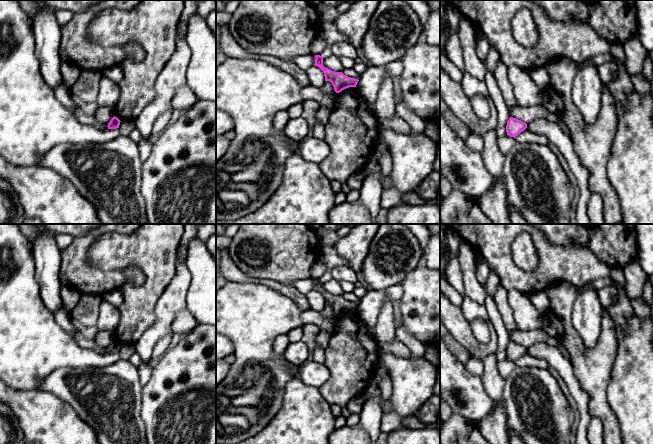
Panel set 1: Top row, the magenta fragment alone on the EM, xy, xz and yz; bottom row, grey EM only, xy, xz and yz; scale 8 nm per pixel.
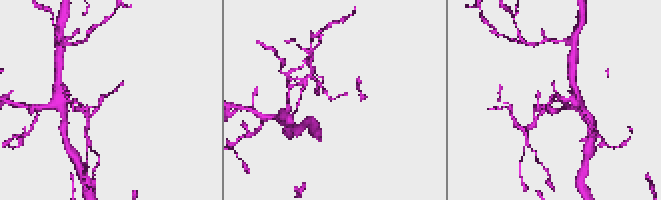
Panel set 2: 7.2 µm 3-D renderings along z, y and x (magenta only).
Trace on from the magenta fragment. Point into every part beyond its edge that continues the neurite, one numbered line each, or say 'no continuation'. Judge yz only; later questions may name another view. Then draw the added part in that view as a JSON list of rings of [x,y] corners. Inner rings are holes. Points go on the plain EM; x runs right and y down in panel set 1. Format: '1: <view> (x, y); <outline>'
no continuation

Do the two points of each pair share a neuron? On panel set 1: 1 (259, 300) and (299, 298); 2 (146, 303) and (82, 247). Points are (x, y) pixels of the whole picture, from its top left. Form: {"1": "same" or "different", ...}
{"1": "different", "2": "different"}

